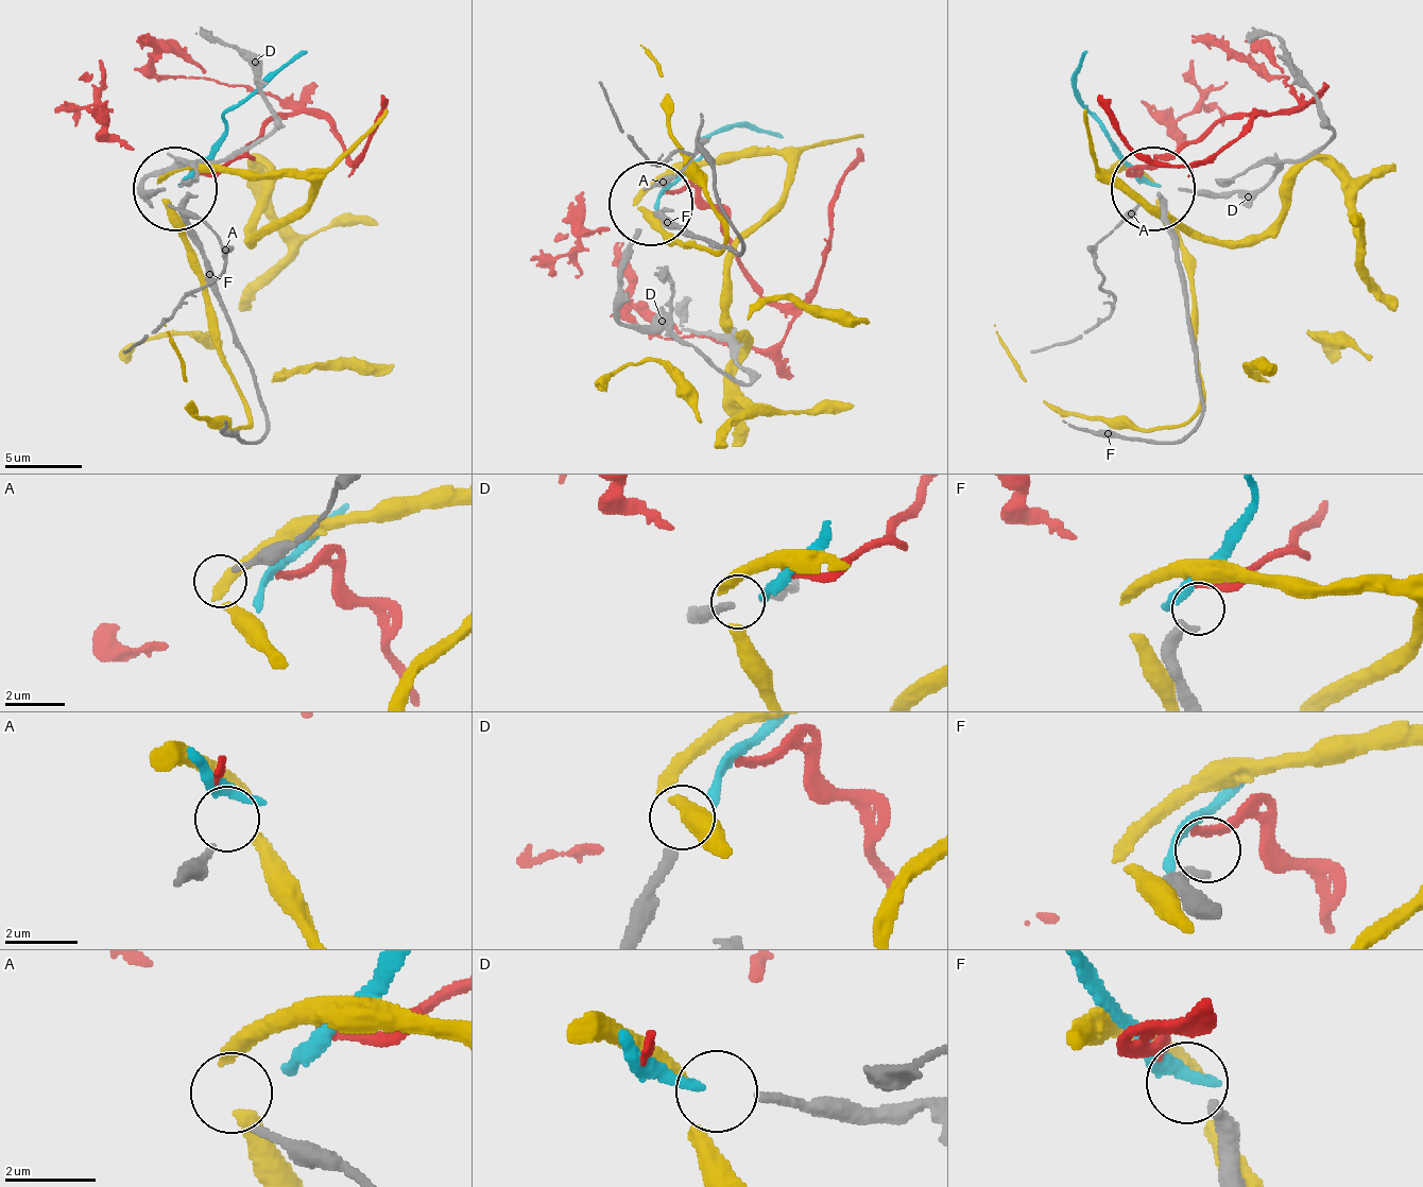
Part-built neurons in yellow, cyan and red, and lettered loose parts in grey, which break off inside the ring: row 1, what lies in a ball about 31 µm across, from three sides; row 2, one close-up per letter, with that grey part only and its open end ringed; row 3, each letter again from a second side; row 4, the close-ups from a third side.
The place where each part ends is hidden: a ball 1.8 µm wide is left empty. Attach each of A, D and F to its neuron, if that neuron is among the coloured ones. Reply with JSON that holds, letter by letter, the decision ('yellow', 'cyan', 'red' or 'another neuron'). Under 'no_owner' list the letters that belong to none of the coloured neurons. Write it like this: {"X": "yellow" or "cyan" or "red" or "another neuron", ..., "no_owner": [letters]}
{"A": "another neuron", "D": "cyan", "F": "red", "no_owner": ["A"]}

